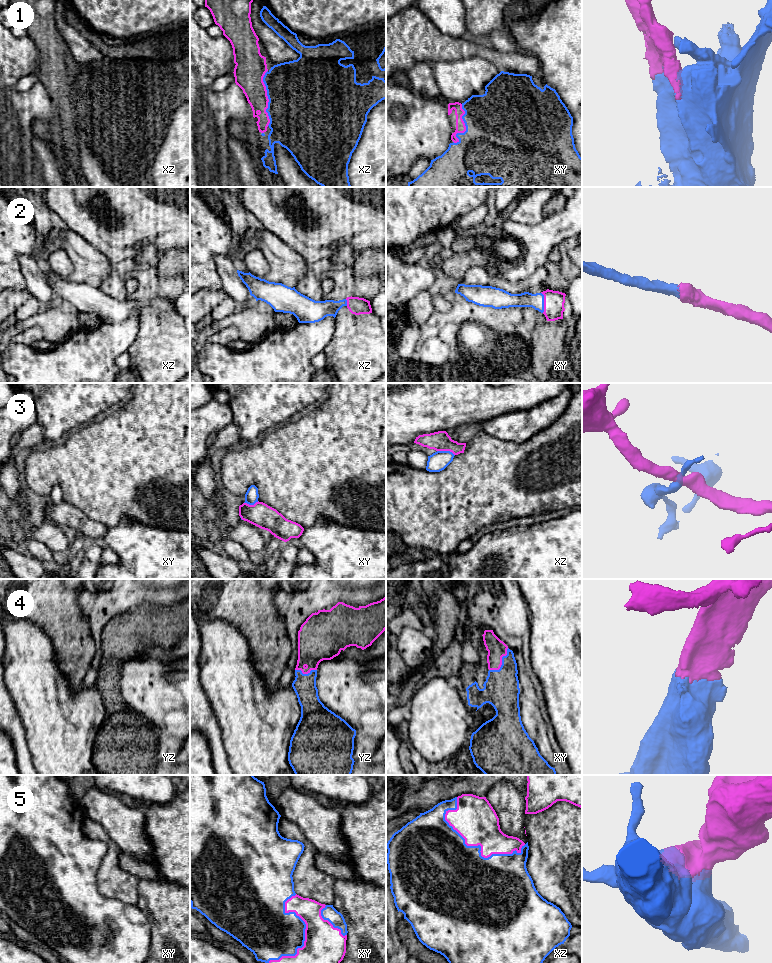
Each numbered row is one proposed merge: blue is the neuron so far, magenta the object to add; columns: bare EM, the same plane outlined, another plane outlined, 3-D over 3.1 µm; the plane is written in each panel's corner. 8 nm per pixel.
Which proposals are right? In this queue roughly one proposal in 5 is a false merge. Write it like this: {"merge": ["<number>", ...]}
{"merge": ["1", "2", "4", "5"]}

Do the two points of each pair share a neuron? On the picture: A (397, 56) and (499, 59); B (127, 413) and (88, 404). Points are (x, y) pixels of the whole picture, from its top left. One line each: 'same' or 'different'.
A: same
B: different

